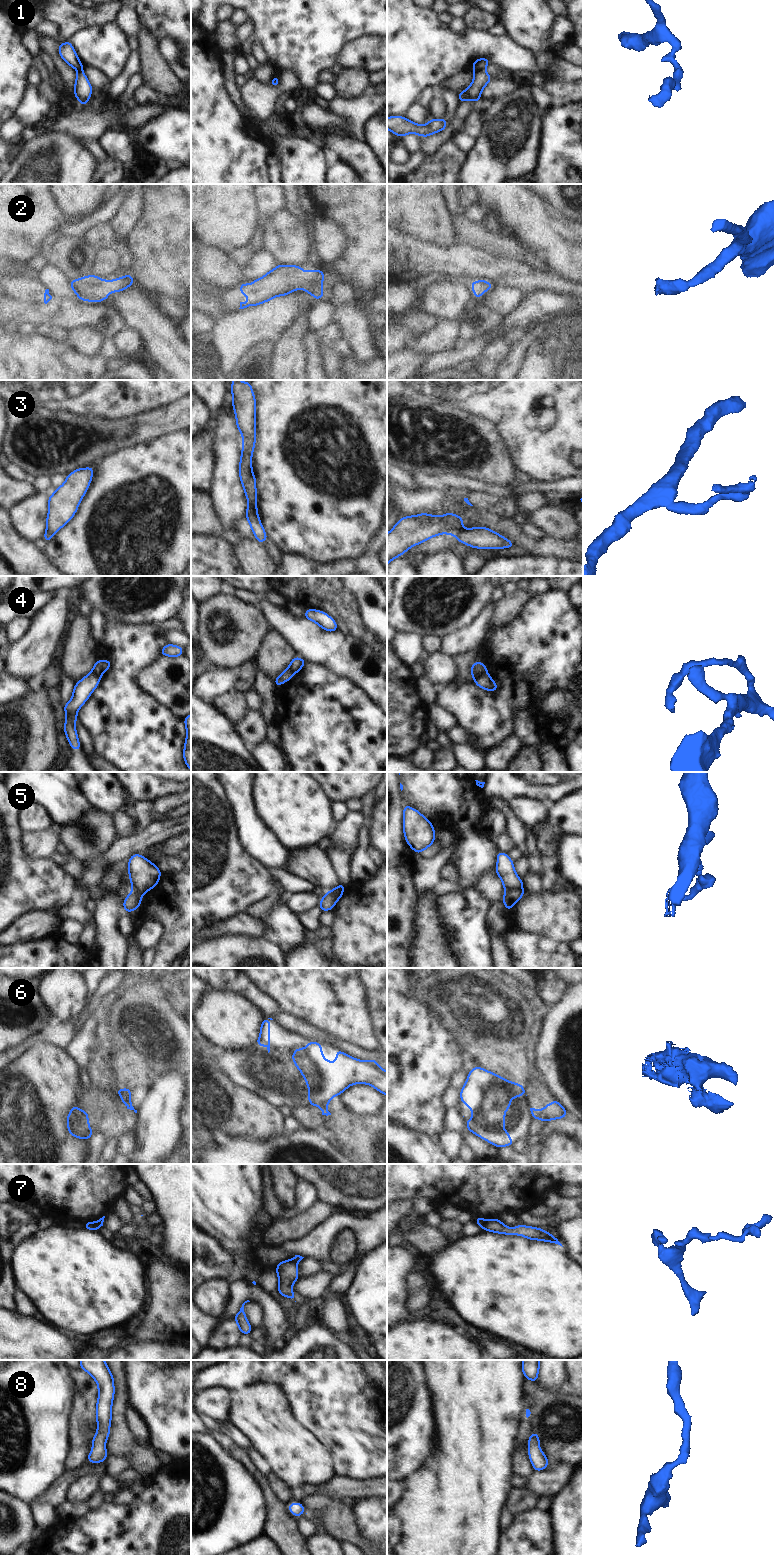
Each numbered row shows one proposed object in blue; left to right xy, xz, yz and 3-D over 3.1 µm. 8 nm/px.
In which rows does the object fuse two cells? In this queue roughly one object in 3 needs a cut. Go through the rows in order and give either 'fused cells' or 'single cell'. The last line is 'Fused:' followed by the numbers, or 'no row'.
1: fused cells
2: single cell
3: fused cells
4: fused cells
5: fused cells
6: fused cells
7: fused cells
8: single cell
Fused: 1, 3, 4, 5, 6, 7

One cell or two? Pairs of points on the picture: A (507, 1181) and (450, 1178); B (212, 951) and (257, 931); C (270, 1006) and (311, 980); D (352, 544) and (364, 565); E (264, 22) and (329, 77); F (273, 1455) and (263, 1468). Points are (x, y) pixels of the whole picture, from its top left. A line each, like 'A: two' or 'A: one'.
A: one
B: two
C: two
D: two
E: two
F: two

